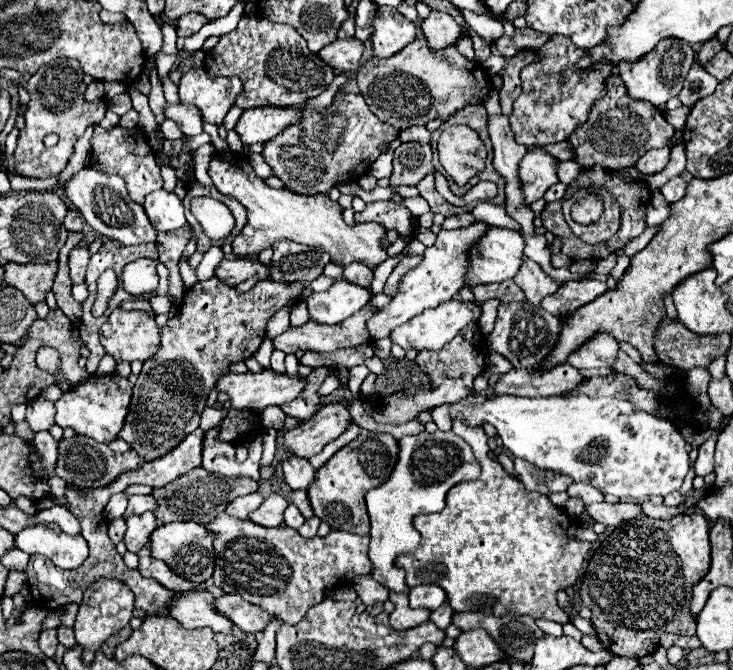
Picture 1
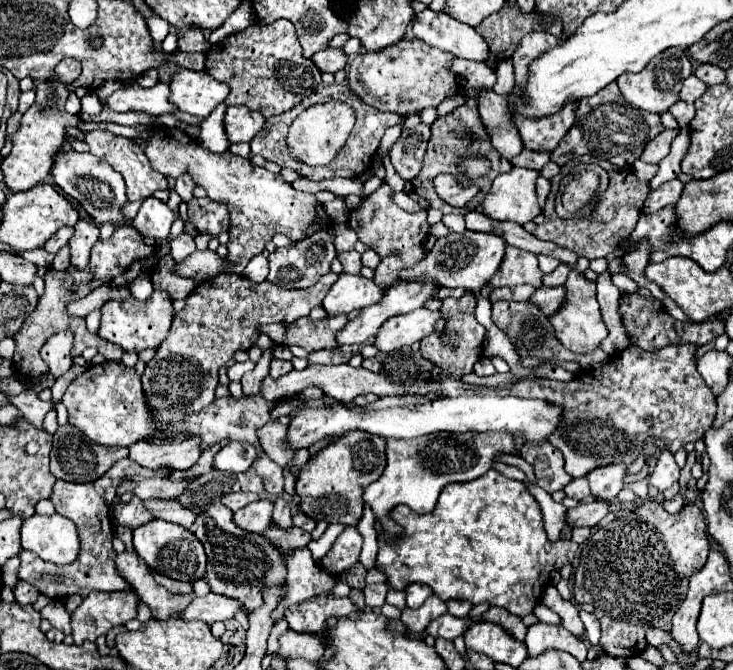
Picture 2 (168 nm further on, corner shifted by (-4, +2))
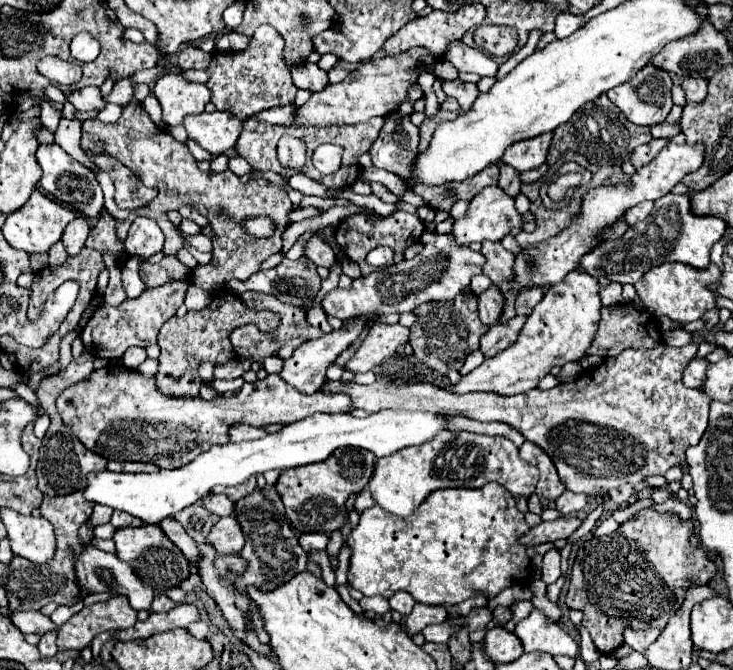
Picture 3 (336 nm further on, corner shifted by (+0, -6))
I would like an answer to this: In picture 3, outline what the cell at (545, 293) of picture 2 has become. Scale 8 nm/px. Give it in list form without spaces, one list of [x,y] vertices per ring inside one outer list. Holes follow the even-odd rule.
[[[516,316],[508,320],[508,324],[496,324],[492,326],[480,340],[480,350],[486,358],[496,356],[498,352],[506,350],[506,346],[514,344],[514,338],[520,334],[524,322],[528,316]]]

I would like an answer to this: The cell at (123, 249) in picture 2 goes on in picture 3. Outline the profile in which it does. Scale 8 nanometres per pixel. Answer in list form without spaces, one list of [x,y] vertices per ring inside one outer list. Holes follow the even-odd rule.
[[[106,208],[102,210],[102,216],[92,228],[86,246],[98,252],[110,252],[118,262],[124,262],[124,258],[130,258],[124,248],[124,242],[116,234],[116,220],[106,212]]]

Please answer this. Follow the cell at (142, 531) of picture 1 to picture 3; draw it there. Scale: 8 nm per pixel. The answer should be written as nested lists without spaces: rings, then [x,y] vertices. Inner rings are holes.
[[[114,510],[110,524],[112,524],[114,528],[128,528],[128,526],[142,526],[144,522],[142,522],[140,518],[134,518],[134,516],[126,514],[126,512],[118,512],[118,510]]]

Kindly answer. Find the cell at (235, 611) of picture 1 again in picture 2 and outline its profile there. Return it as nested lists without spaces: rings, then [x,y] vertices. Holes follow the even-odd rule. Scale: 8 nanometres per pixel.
[[[210,592],[202,598],[194,598],[194,602],[190,602],[190,606],[186,606],[186,610],[182,610],[182,614],[178,614],[178,618],[186,620],[186,622],[202,620],[206,624],[212,624],[216,620],[222,620],[222,622],[232,620],[238,610],[244,610],[240,602]]]

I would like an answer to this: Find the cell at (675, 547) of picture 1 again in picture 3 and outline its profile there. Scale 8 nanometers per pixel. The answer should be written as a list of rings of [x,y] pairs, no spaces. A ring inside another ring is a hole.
[[[640,510],[636,518],[626,520],[614,534],[608,536],[592,536],[590,540],[580,542],[576,560],[572,564],[566,606],[578,608],[584,612],[582,626],[590,632],[600,654],[612,654],[616,648],[624,644],[624,630],[644,630],[658,628],[662,630],[670,616],[684,602],[684,592],[694,584],[708,584],[716,574],[714,562],[706,556],[704,548],[694,548],[690,544],[690,536],[694,534],[692,520],[682,520],[676,514],[664,512],[658,514],[654,510]]]

